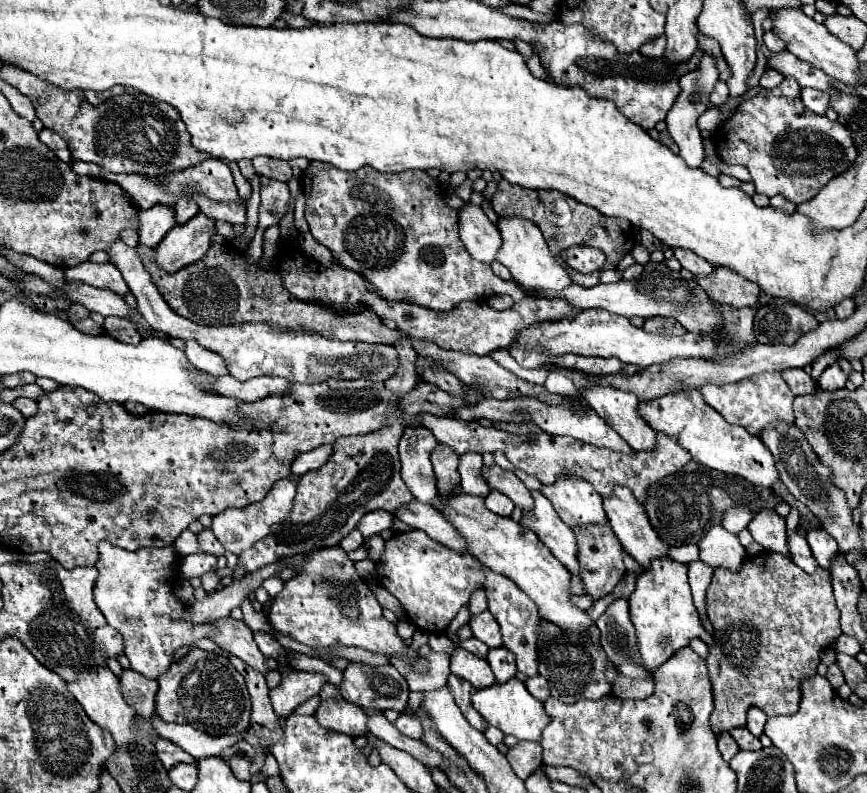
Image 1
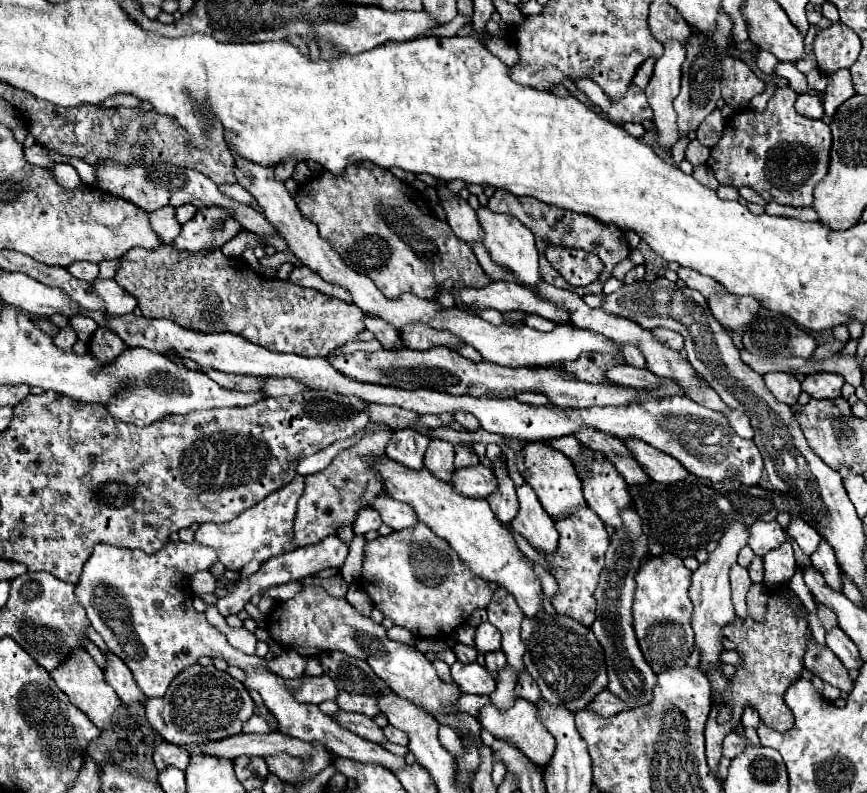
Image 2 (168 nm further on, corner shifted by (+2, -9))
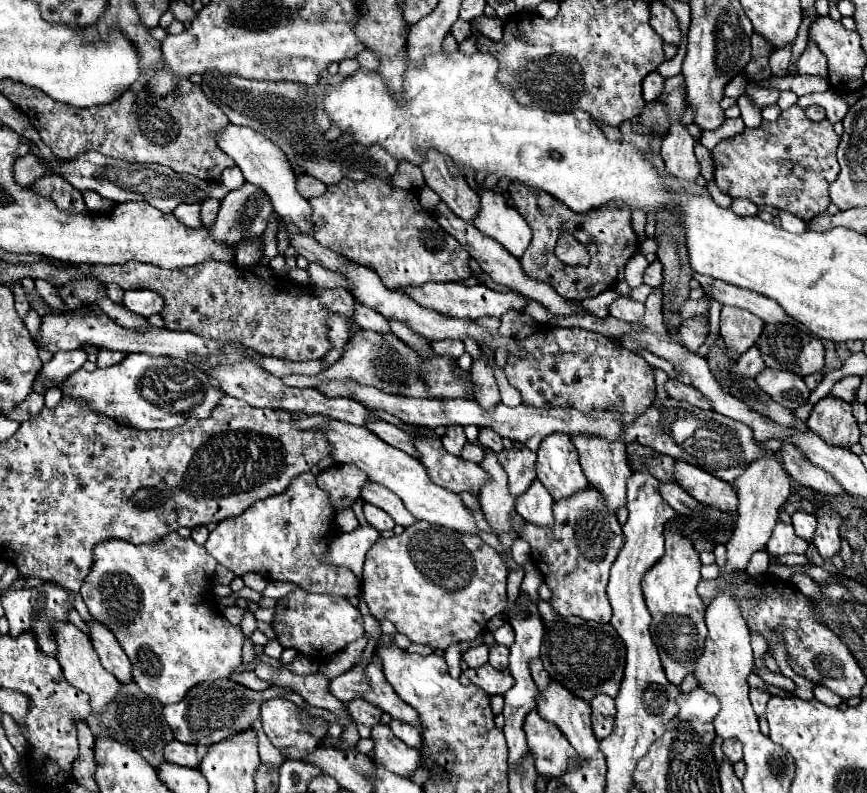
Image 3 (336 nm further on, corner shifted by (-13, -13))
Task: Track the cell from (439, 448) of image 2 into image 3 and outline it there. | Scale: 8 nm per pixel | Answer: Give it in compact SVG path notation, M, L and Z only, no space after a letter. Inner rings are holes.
M449 427L447 435L443 435L441 441L449 453L453 453L455 457L461 457L461 449L467 443L467 437L463 433L463 427Z

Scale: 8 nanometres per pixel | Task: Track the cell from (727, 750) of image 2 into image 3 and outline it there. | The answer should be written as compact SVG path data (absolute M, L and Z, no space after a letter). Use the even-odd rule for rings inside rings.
M727 739L723 743L723 753L727 755L727 759L731 763L737 763L737 761L743 761L743 743L739 739Z

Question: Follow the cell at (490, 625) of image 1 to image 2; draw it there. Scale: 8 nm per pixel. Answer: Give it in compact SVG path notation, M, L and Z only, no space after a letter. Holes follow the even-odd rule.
M486 621L480 627L476 627L476 649L478 651L482 651L482 653L496 651L496 649L500 649L500 643L502 643L500 631L492 623Z

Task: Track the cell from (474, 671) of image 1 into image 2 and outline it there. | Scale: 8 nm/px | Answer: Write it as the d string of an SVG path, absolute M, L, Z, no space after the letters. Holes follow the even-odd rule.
M456 661L452 667L452 679L460 687L462 693L476 693L476 695L490 695L496 689L496 681L492 679L490 671L480 663L460 663Z

